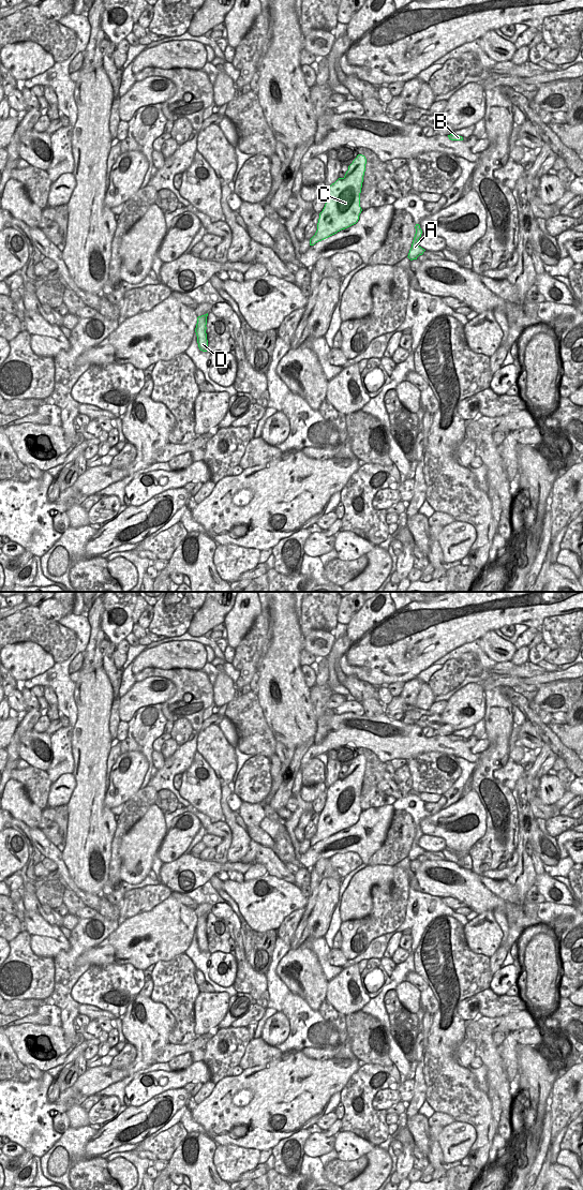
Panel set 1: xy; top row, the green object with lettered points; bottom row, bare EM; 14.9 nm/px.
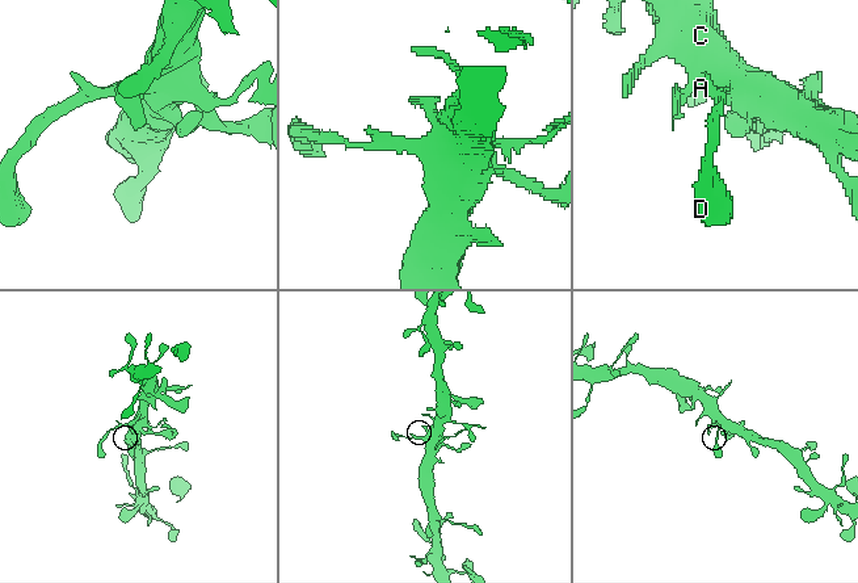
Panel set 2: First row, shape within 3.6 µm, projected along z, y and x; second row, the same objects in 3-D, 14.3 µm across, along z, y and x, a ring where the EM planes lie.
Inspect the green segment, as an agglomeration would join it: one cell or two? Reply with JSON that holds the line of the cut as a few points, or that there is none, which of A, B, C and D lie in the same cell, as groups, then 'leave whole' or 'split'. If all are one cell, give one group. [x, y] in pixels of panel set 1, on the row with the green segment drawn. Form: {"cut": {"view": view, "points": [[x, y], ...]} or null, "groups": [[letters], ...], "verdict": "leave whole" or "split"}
{"cut": null, "groups": [["A", "B", "C", "D"]], "verdict": "leave whole"}

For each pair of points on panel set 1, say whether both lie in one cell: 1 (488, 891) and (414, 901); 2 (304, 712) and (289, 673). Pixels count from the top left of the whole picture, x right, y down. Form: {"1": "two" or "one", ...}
{"1": "two", "2": "one"}

